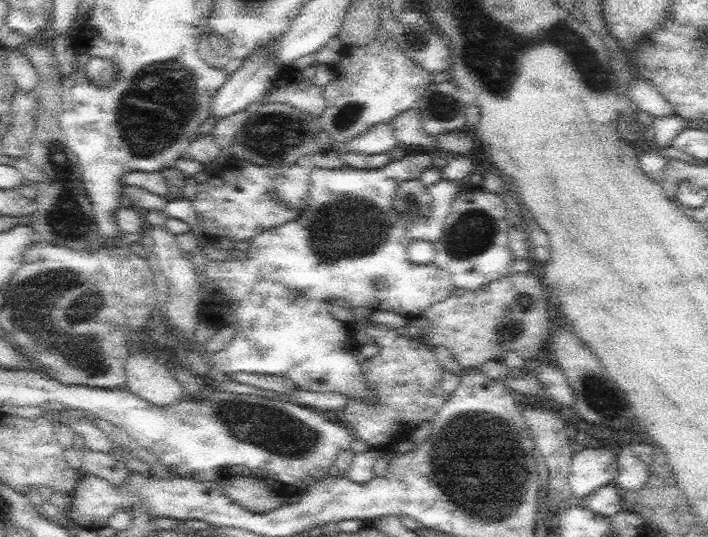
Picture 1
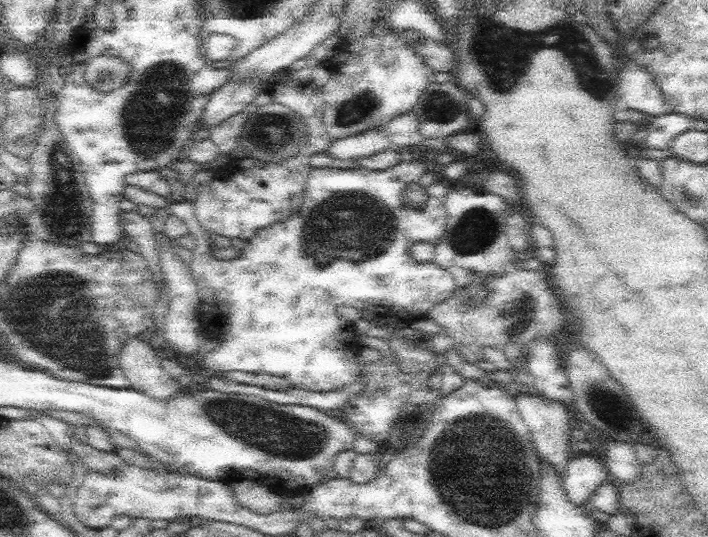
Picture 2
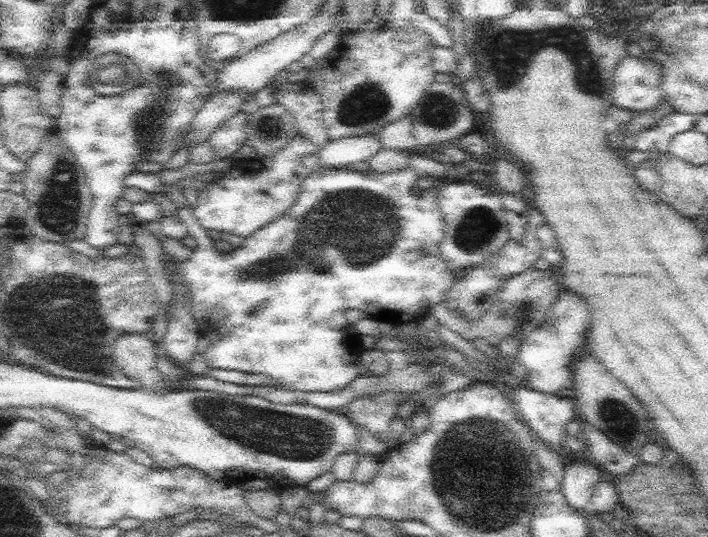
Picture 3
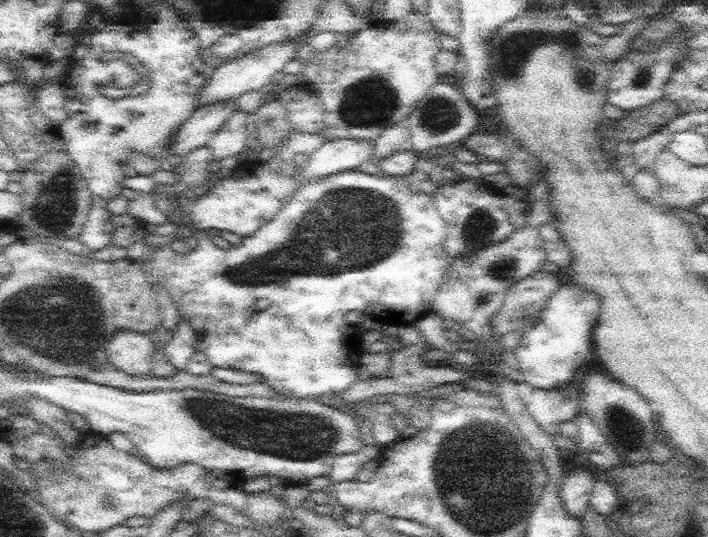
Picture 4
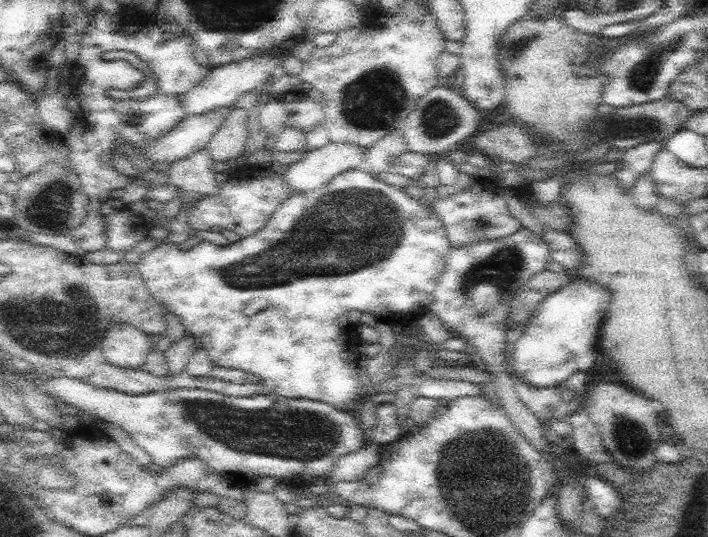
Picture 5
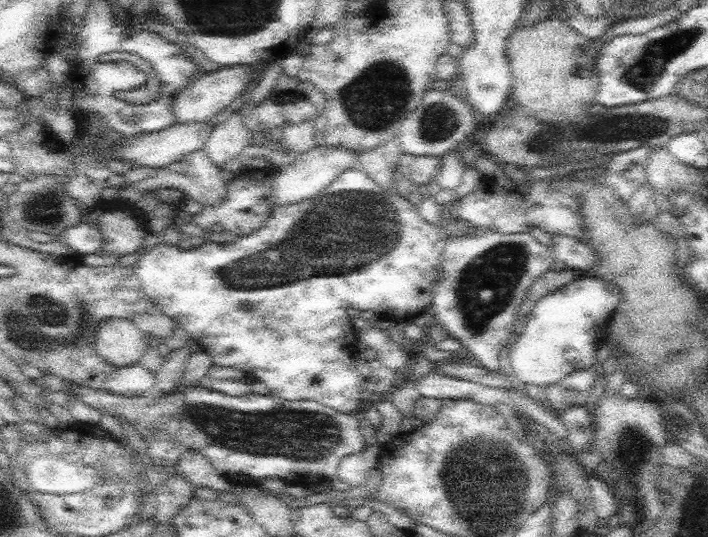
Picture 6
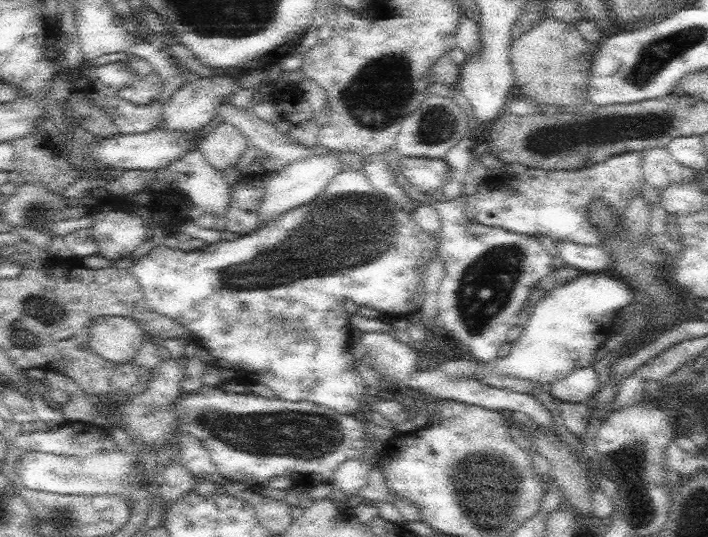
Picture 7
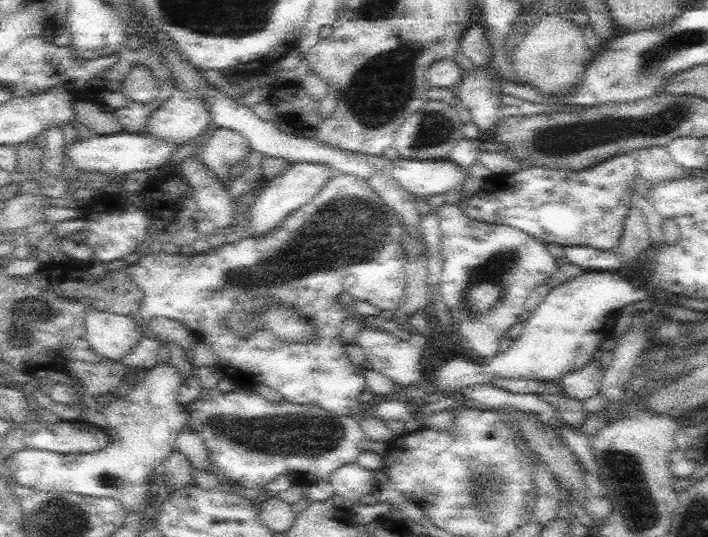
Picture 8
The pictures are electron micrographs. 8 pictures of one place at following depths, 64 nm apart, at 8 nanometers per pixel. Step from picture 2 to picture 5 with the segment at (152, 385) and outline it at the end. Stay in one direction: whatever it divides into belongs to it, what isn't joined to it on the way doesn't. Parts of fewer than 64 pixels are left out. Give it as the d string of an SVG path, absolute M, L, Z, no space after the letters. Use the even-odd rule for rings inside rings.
M116 323L105 332L101 347L110 364L143 368L153 346L147 332L130 323Z

